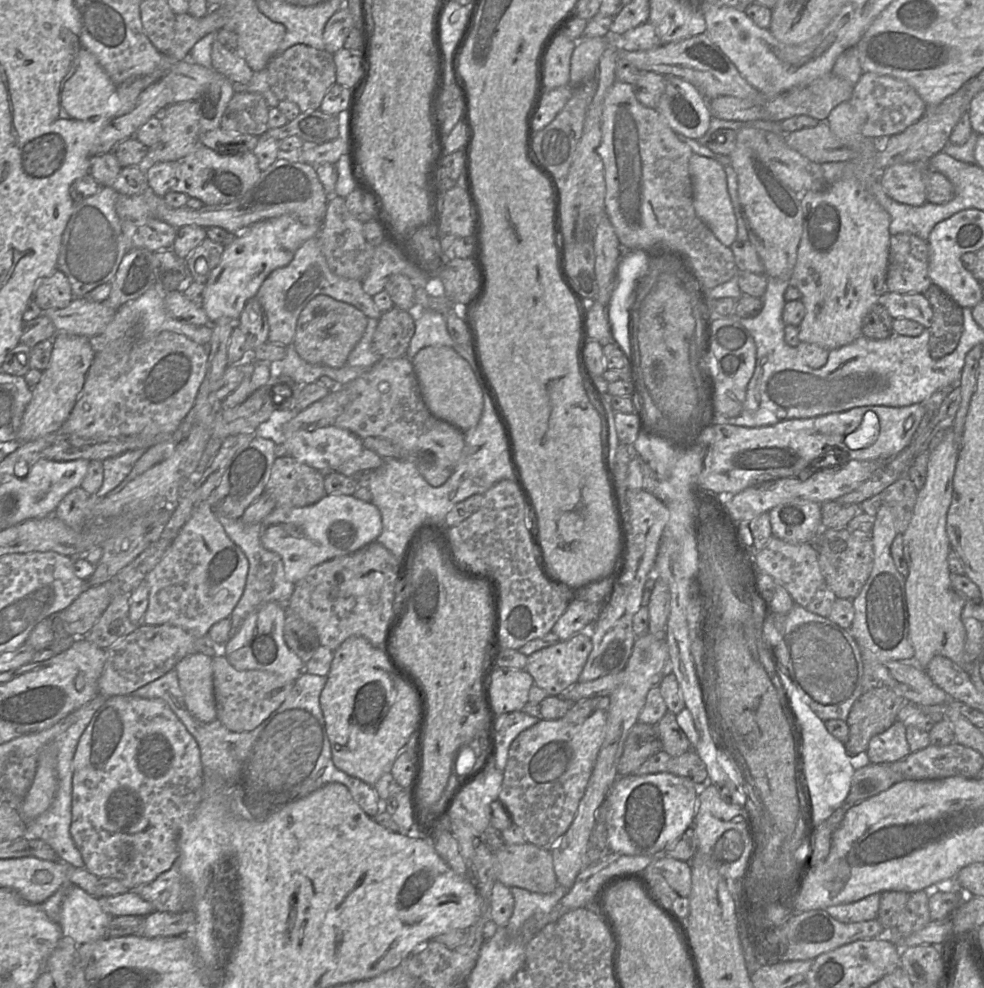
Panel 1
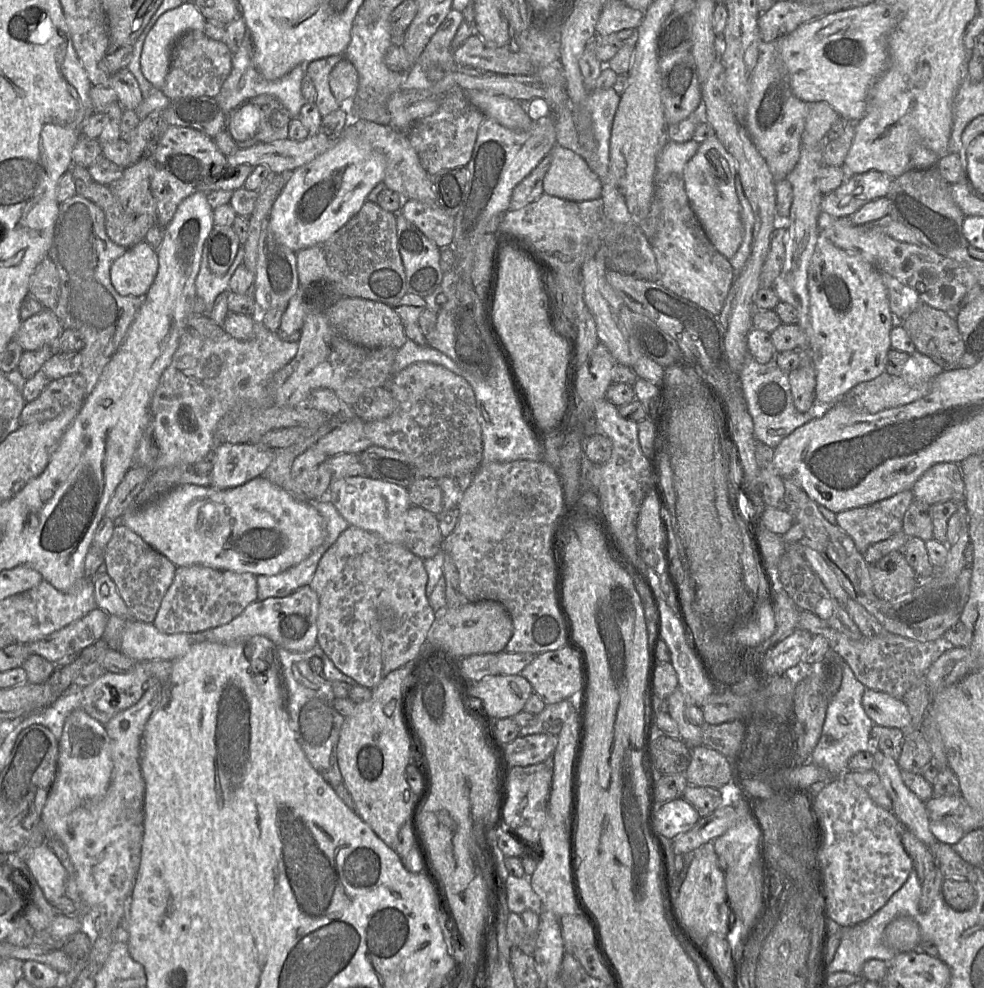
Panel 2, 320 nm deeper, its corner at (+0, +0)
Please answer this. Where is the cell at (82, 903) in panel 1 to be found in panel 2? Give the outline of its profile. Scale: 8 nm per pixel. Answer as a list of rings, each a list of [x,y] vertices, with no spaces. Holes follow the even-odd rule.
[[[47,843],[32,850],[27,859],[27,872],[33,875],[49,903],[65,895],[67,871]]]

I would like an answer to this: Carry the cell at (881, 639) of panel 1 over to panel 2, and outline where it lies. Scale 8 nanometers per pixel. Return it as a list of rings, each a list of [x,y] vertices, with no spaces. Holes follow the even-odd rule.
[[[939,463],[929,468],[912,488],[914,500],[933,505],[947,501],[964,505],[965,487],[960,465]]]

